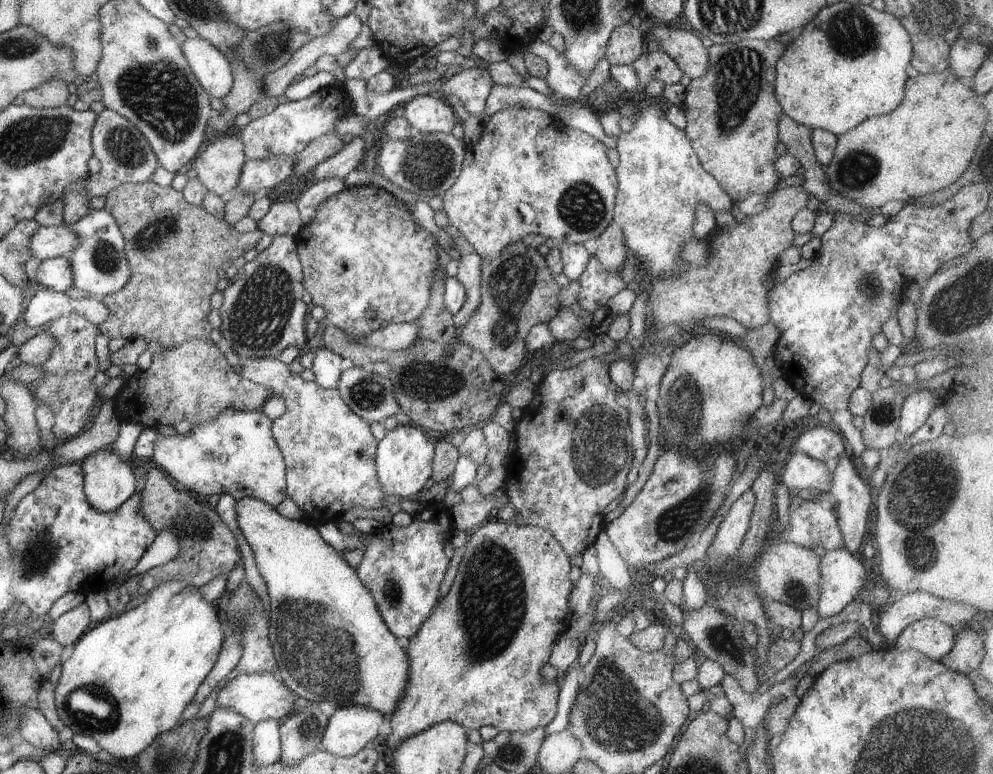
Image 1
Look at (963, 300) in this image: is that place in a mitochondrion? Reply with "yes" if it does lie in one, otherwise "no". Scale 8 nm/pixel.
yes

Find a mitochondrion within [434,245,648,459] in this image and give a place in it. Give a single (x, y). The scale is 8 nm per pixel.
(510, 284)

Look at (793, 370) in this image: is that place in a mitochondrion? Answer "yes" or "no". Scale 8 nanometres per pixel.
no

